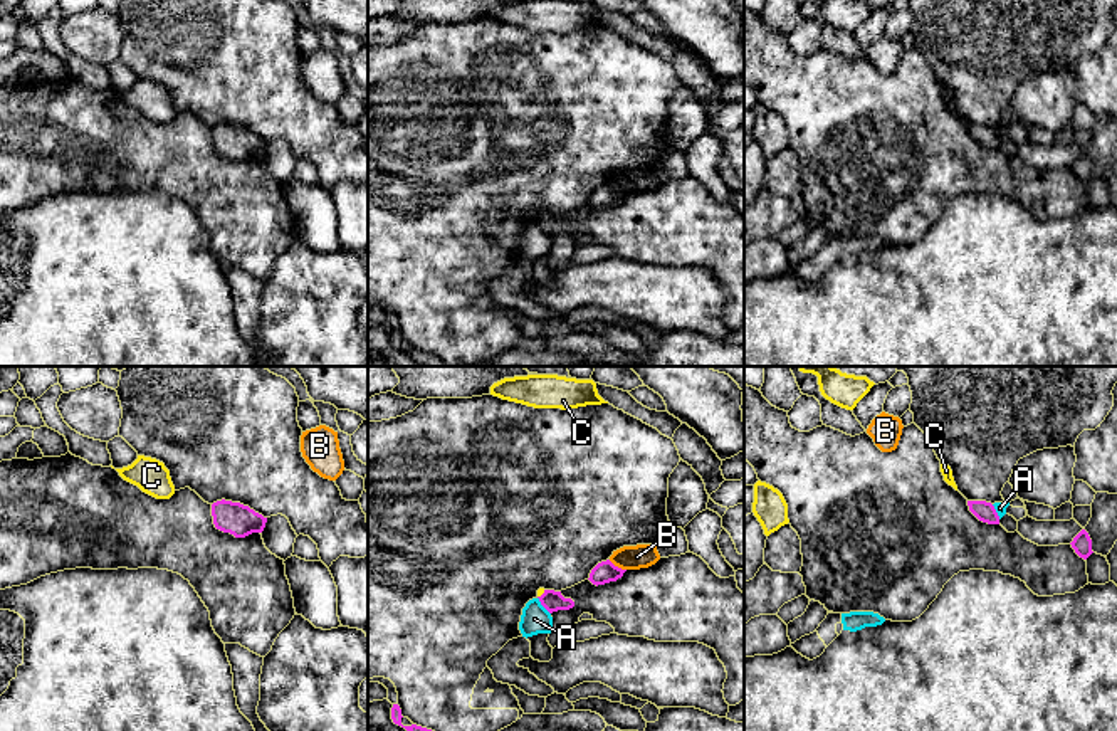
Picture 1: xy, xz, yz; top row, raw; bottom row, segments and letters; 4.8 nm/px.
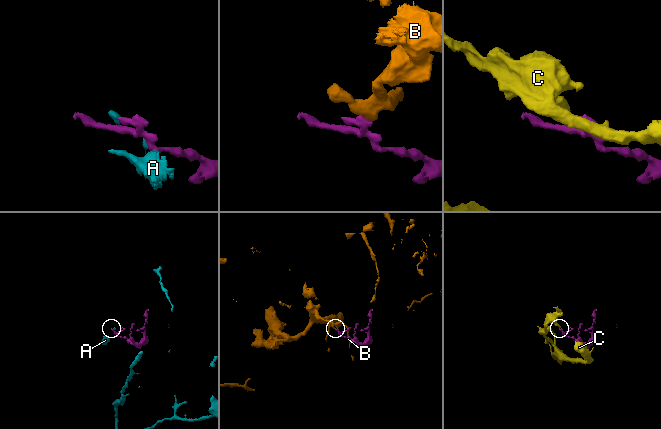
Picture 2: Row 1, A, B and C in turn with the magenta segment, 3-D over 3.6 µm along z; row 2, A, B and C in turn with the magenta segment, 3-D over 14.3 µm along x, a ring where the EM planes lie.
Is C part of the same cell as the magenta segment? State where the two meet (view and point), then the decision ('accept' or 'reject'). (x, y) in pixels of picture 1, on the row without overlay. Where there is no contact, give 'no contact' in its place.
xz (543, 217) | reject

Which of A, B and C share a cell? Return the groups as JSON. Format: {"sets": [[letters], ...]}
{"sets": [["A"], ["B"], ["C"]]}

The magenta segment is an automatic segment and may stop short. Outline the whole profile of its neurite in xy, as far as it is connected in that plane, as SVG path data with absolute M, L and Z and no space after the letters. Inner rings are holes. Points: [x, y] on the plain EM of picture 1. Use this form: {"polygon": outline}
{"polygon": "M225 123L212 128L212 139L217 153L230 156L235 161L262 156L267 146L267 141L249 129Z"}

